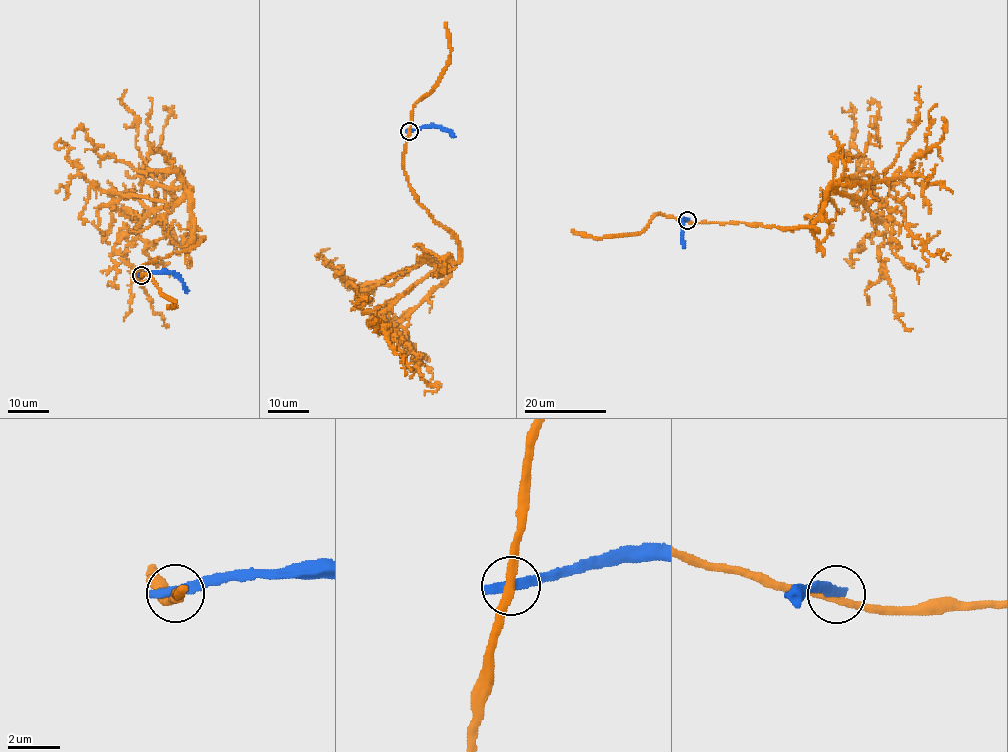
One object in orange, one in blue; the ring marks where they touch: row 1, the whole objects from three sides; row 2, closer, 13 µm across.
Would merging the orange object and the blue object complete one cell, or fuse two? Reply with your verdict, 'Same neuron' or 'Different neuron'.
Different neuron

